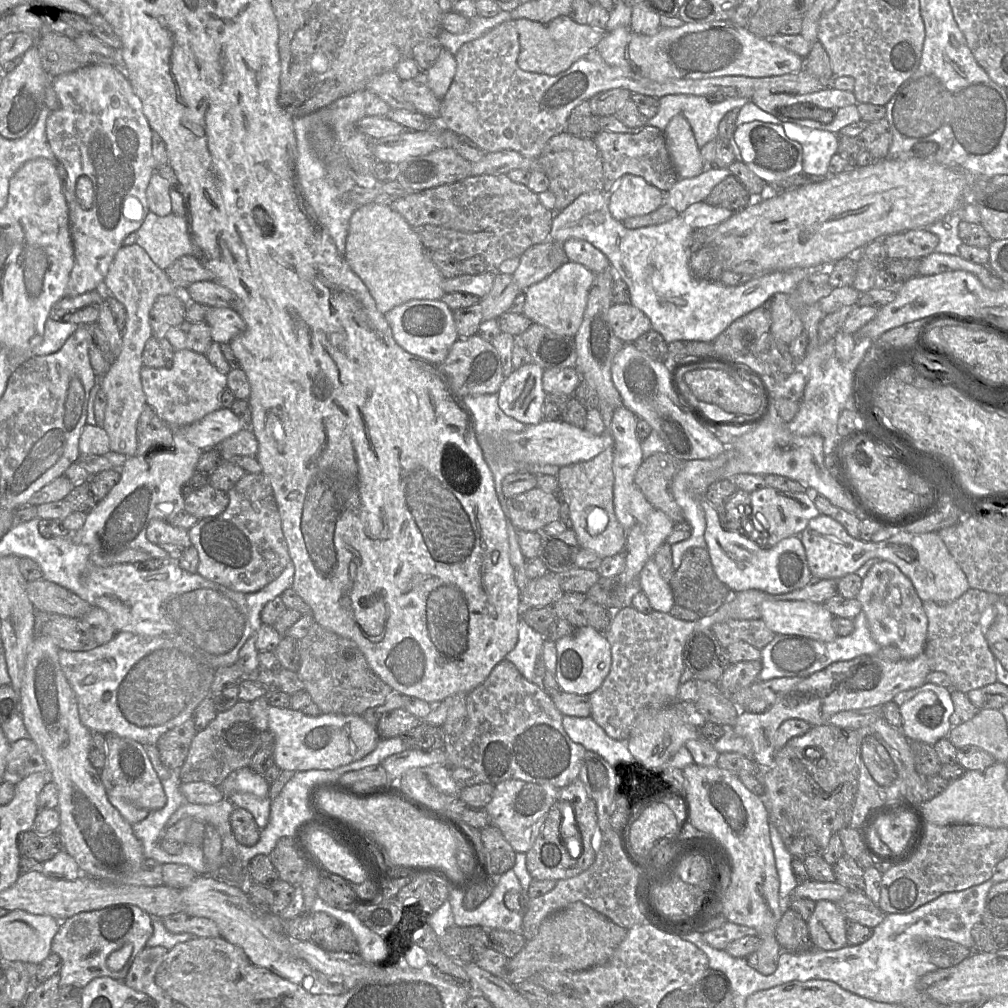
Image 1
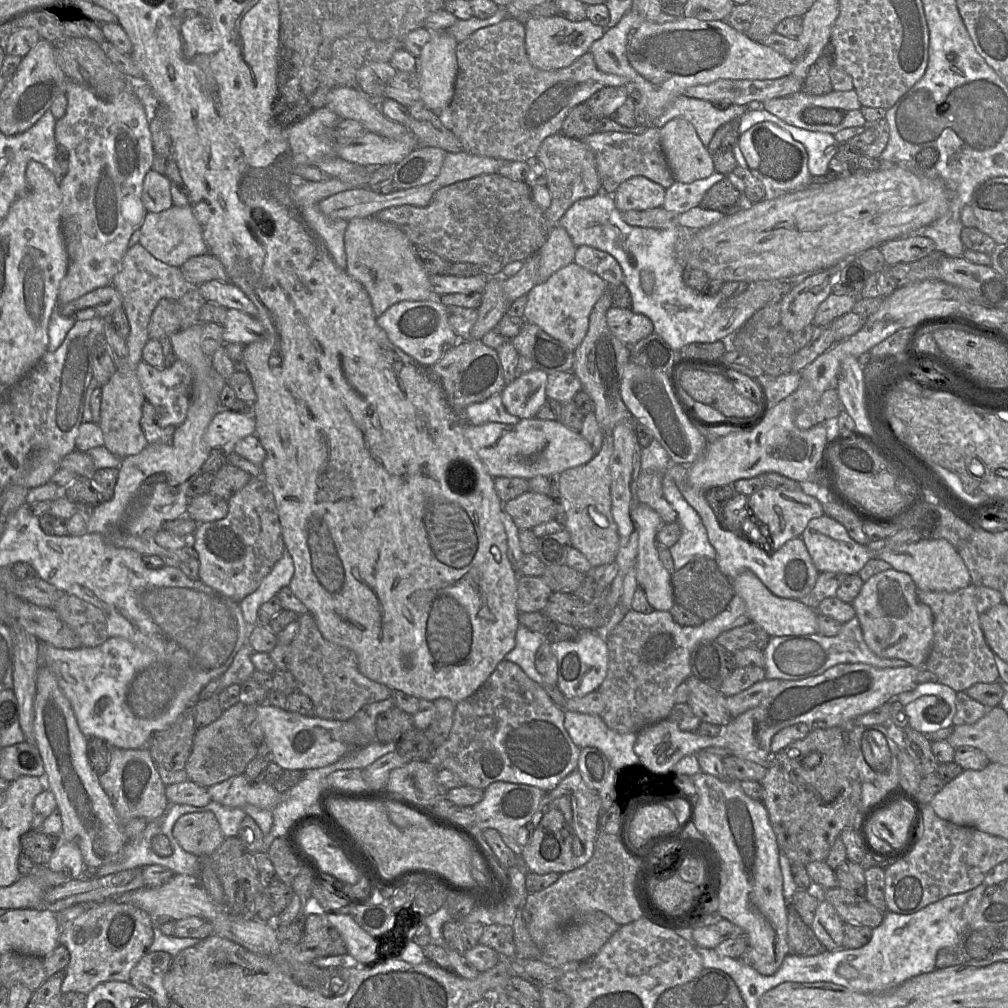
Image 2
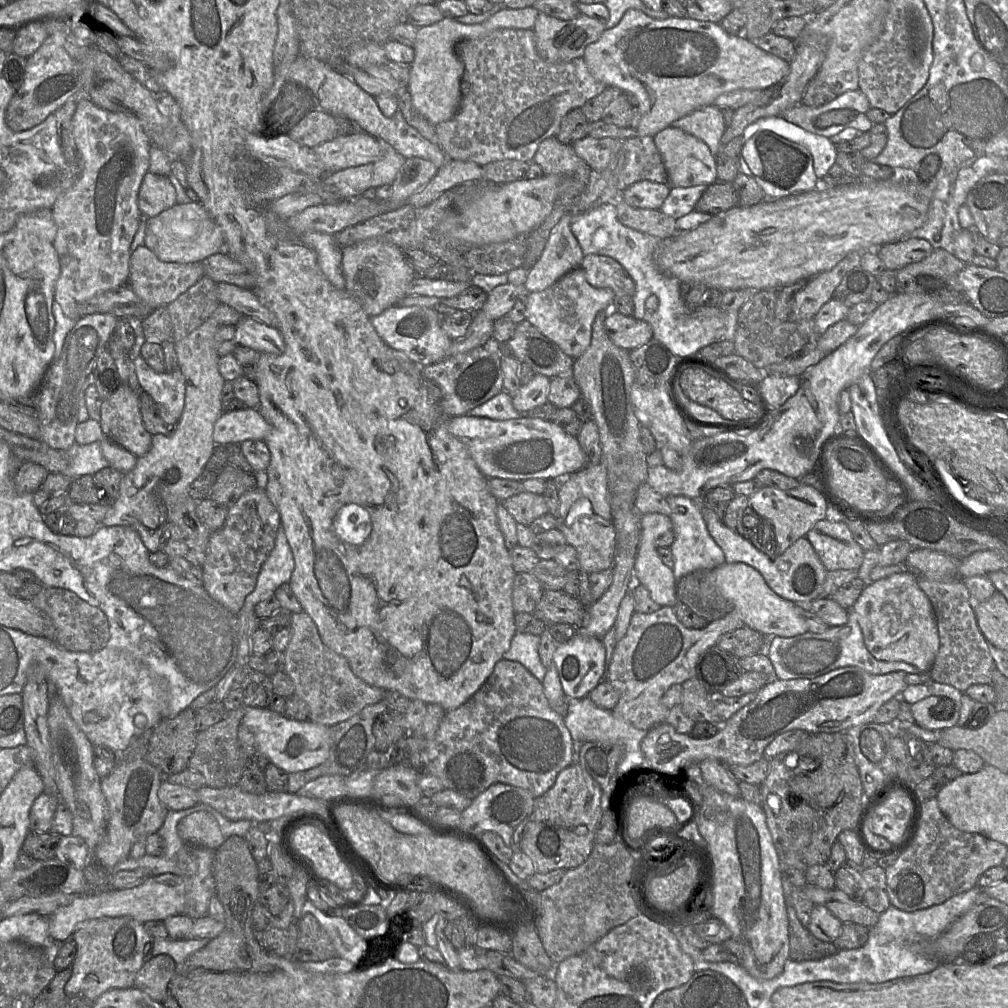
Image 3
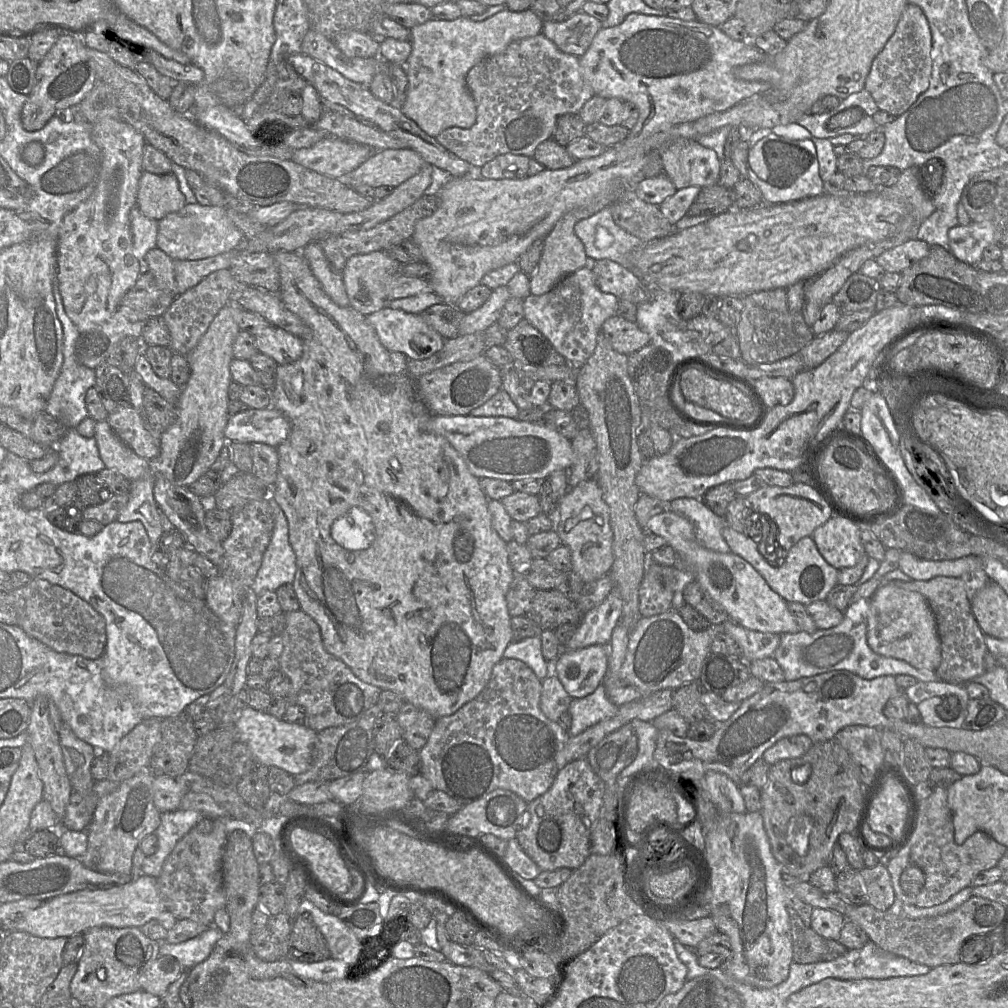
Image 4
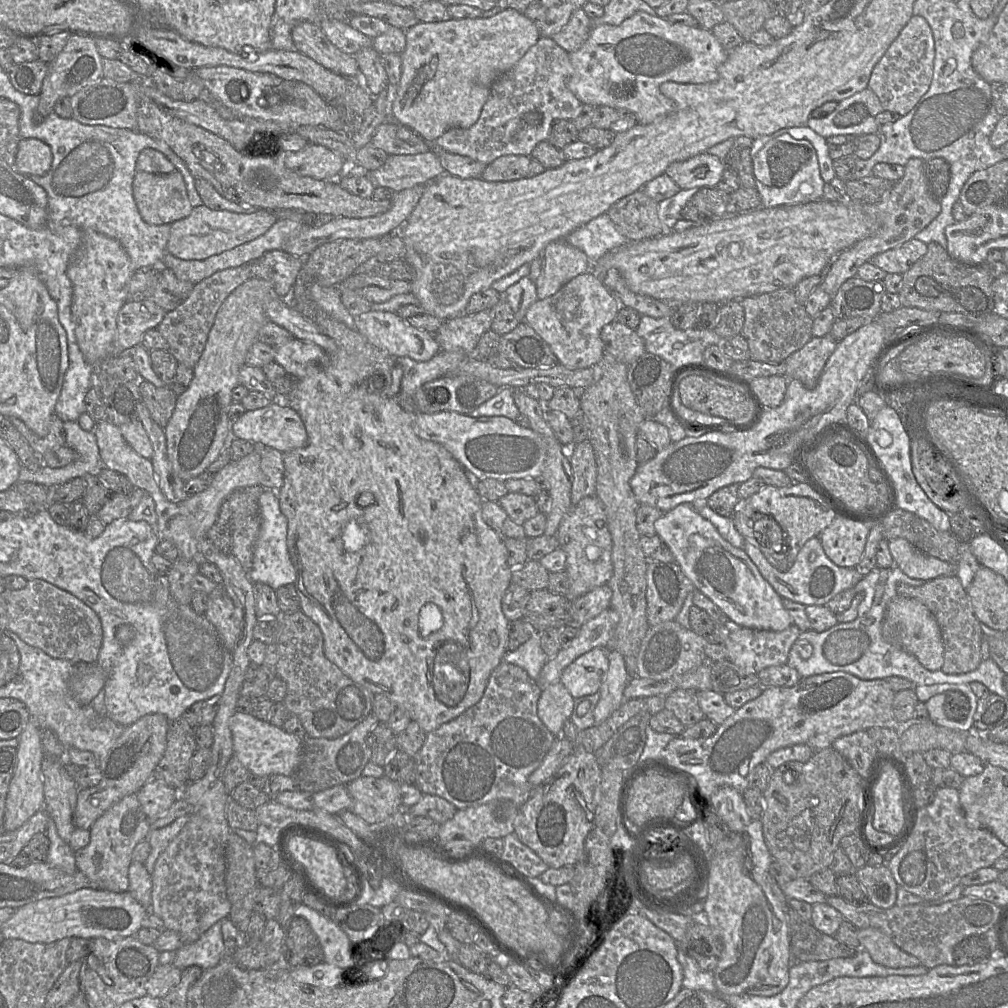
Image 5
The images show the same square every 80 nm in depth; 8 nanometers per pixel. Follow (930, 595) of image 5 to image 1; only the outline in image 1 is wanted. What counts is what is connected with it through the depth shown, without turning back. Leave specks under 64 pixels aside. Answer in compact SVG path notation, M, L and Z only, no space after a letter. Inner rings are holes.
M969 588L961 597L951 603L923 602L928 618L924 653L928 658L931 671L946 673L951 679L953 689L968 693L997 682L995 656L982 633L980 618L988 607L1004 598L1007 597Z

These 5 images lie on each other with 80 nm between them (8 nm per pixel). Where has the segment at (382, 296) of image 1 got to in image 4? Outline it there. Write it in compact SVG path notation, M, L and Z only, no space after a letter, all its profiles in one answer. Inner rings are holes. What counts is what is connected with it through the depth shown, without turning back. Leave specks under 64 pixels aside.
M374 251L349 258L342 271L342 278L350 306L364 316L383 309L388 303L389 280L400 273L400 268L401 264L386 251Z

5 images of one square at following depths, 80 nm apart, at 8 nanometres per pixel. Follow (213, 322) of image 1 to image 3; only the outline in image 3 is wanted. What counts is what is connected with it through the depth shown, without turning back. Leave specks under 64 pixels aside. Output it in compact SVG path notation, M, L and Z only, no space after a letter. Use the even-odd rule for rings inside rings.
M243 316L235 325L234 340L260 353L280 355L285 350L283 336L277 328L249 316Z

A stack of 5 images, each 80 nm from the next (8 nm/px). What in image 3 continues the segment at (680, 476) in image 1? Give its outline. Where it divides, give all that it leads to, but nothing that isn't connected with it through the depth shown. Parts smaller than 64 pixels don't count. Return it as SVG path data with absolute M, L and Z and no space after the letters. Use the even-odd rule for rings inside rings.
M668 496L666 500L671 509L670 518L673 524L675 540L670 546L674 557L672 572L675 580L696 570L713 570L725 563L725 555L708 532L697 501L685 496Z

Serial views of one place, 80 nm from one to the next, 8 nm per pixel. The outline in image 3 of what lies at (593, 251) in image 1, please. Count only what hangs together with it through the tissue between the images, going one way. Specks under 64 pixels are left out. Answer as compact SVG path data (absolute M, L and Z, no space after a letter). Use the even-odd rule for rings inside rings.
M598 254L585 255L580 267L593 287L611 289L616 296L633 296L635 283L614 258Z

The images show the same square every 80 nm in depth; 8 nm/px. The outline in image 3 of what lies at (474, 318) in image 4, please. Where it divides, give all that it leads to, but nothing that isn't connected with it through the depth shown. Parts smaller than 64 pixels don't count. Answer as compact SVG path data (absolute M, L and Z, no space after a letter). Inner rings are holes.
M509 282L498 285L488 293L480 311L488 319L496 321L510 311L517 299L526 298L528 294L525 285L515 285Z

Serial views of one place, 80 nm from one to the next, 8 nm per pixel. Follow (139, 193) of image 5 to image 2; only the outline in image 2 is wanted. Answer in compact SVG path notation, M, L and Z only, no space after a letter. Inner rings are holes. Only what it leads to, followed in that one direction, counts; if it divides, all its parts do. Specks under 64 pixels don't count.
M150 170L144 179L142 200L147 212L150 213L162 212L171 208L173 201L170 179Z

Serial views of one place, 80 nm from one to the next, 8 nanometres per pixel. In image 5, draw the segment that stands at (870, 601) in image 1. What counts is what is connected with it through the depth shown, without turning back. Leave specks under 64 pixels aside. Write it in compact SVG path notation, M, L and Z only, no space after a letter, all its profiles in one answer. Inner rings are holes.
M897 596L888 605L882 622L882 636L892 644L913 654L926 669L940 670L944 660L944 644L933 613L919 600Z

